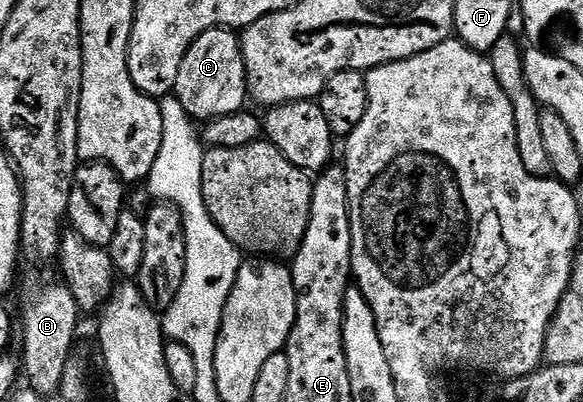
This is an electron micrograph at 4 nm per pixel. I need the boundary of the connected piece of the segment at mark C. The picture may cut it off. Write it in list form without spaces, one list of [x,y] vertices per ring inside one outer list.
[[[213,27],[208,33],[200,33],[196,41],[184,53],[180,61],[180,73],[176,73],[176,85],[172,92],[173,98],[184,105],[184,109],[190,115],[191,120],[209,121],[228,117],[228,113],[236,113],[243,110],[248,103],[248,92],[246,90],[246,66],[242,57],[242,40],[233,30],[225,27]]]

